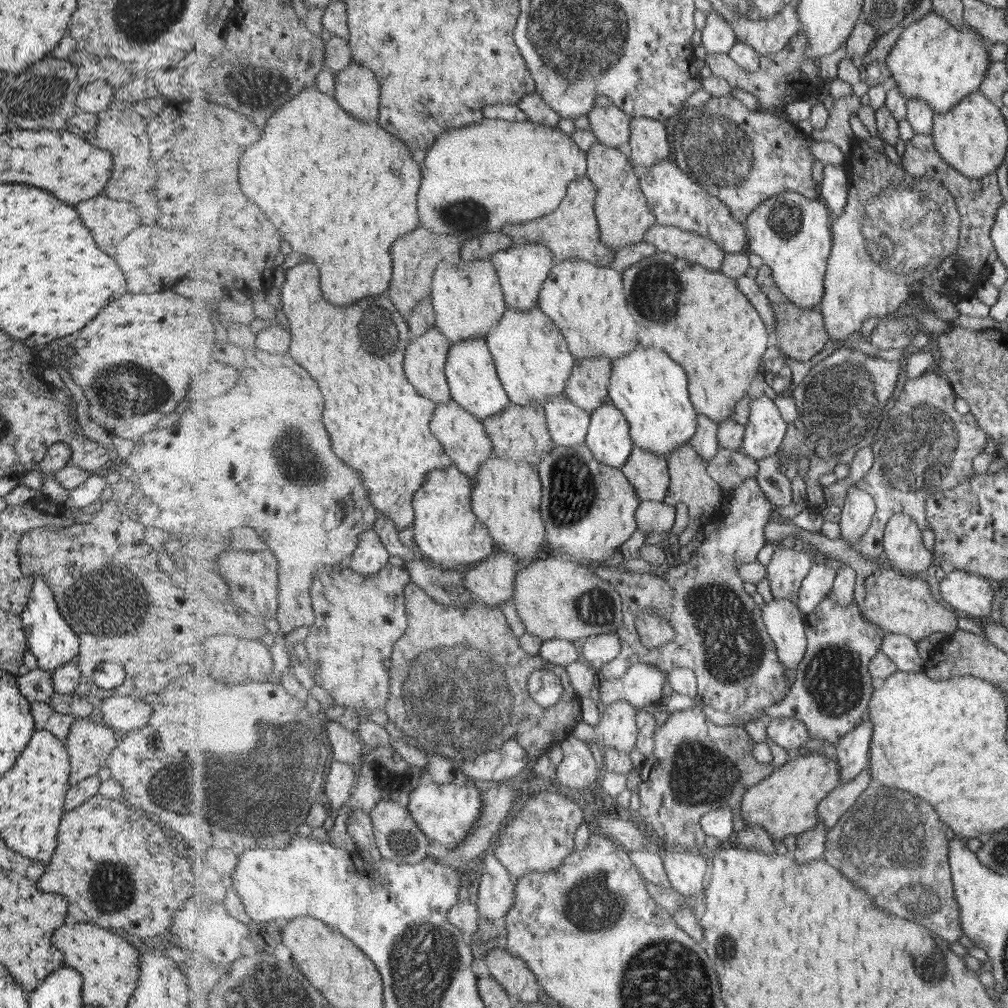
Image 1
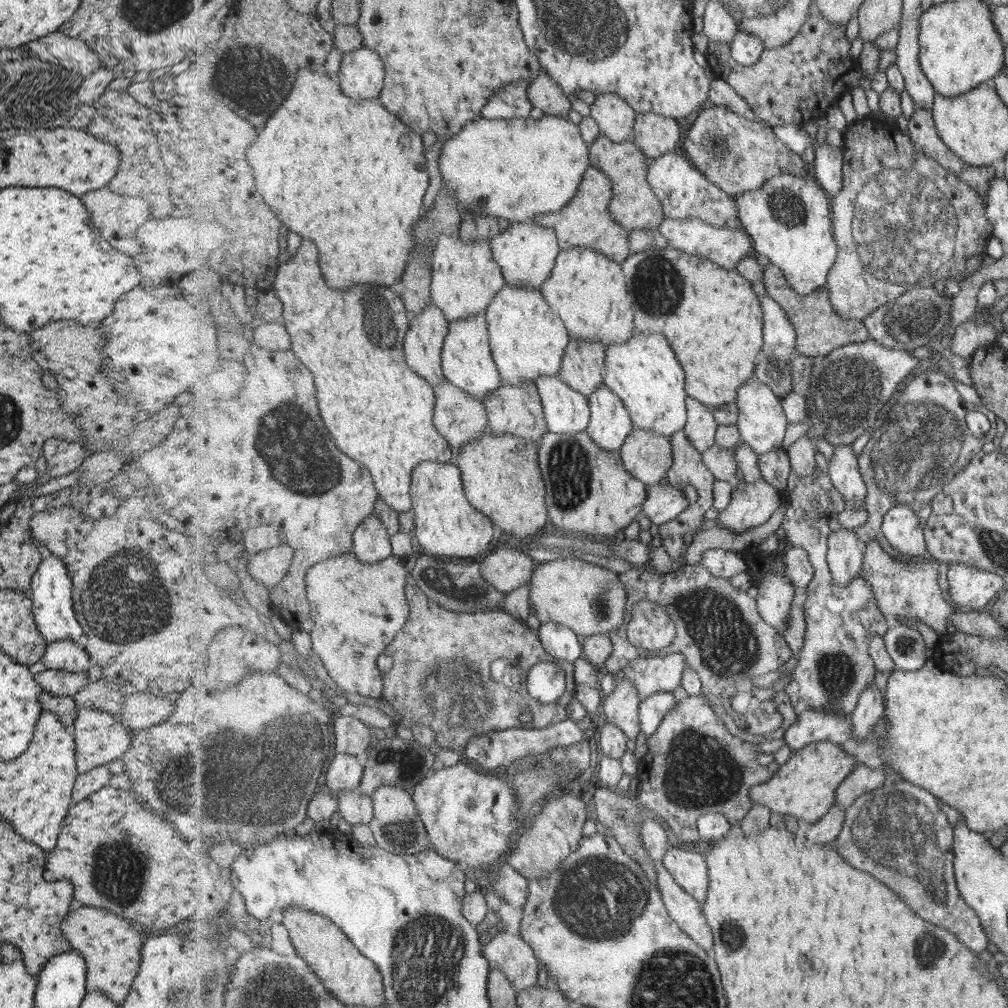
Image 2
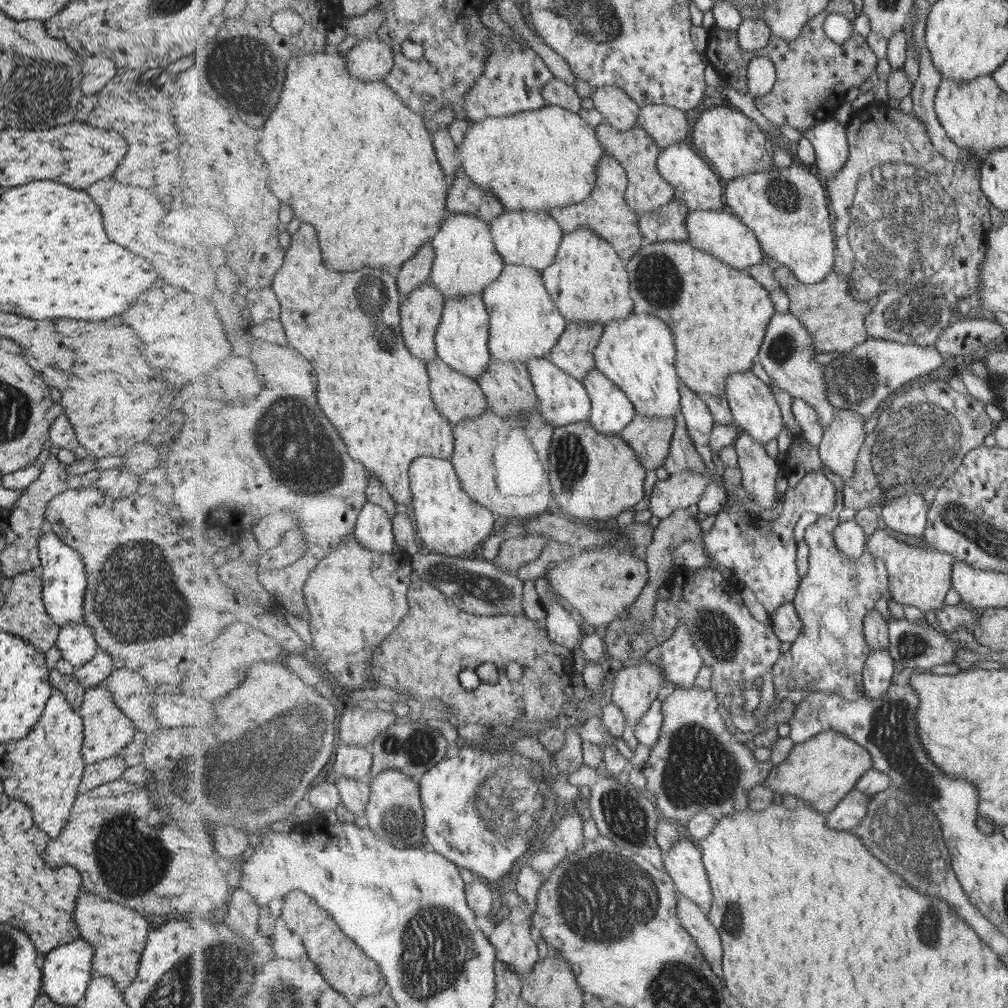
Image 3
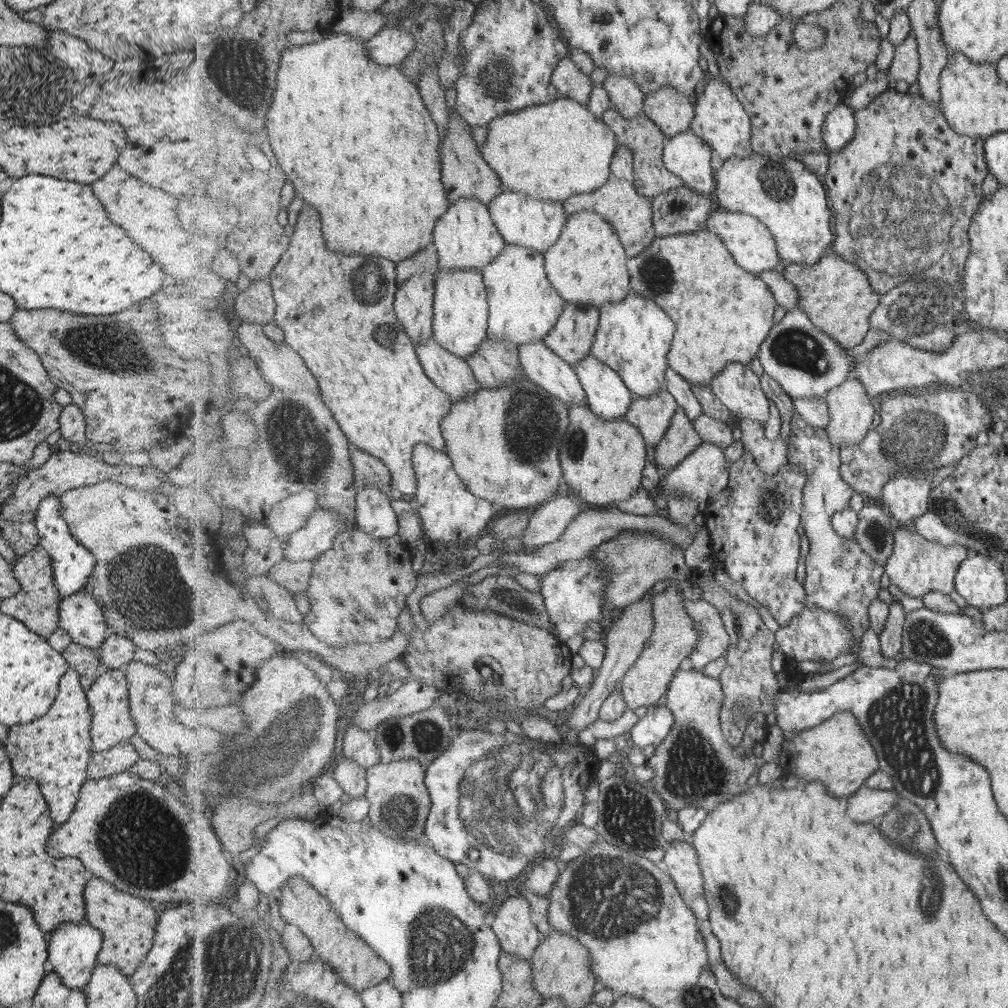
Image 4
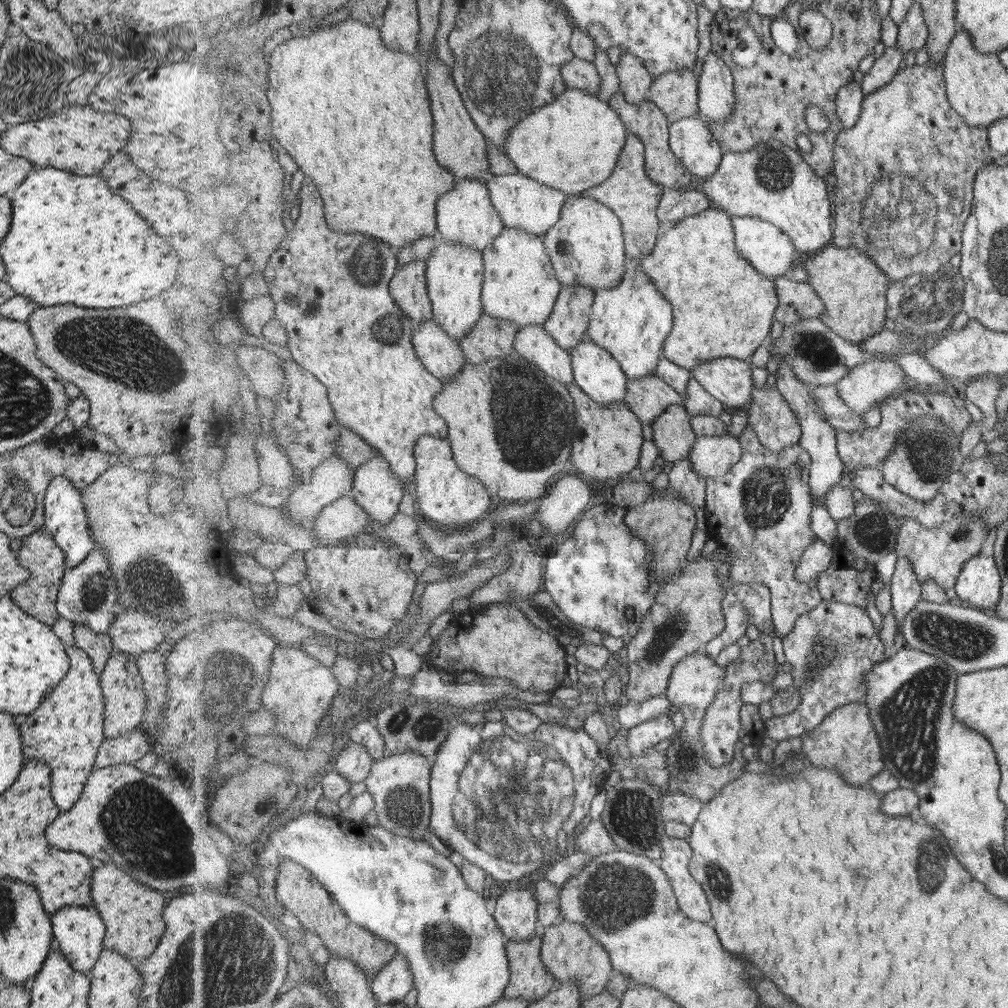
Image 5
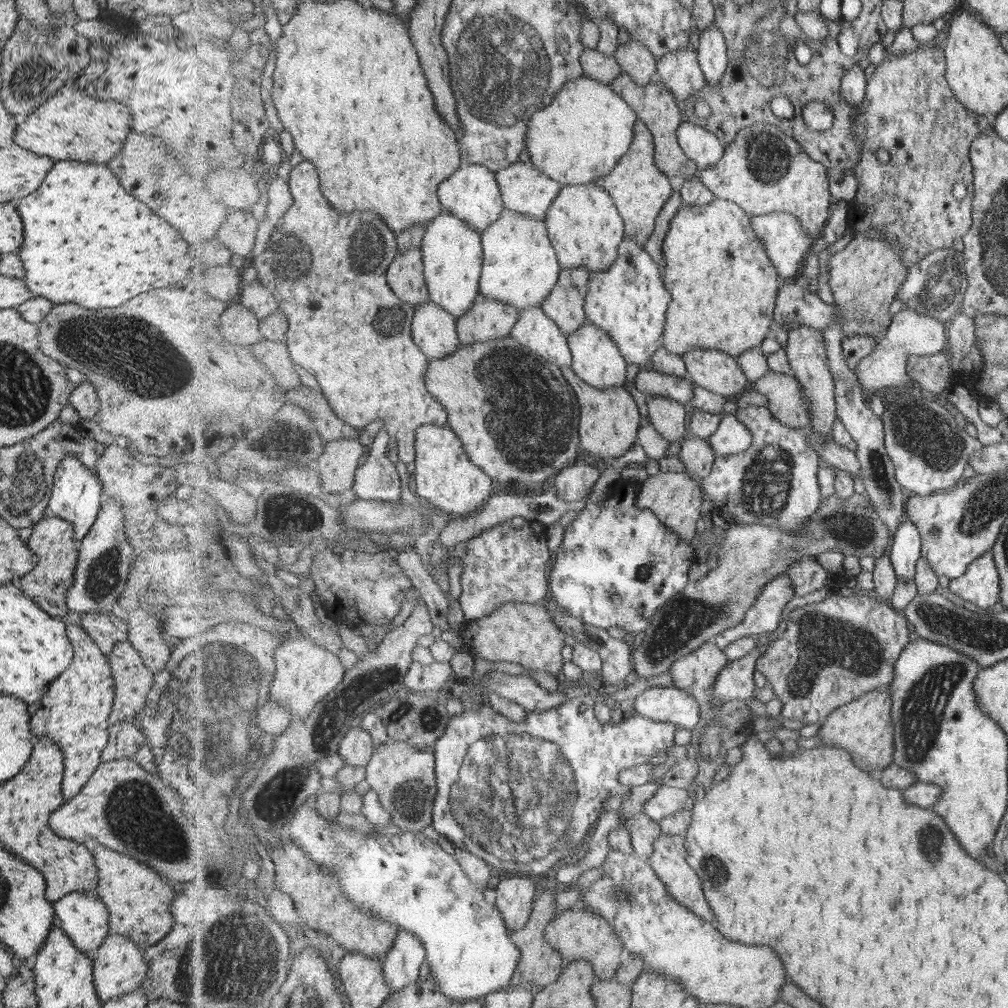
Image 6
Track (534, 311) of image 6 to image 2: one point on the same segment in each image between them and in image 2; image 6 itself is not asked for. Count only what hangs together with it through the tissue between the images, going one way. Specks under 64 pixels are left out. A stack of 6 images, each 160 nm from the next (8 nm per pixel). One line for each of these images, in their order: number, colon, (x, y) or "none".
2: (567, 411)
3: (564, 400)
4: (540, 363)
5: (533, 342)

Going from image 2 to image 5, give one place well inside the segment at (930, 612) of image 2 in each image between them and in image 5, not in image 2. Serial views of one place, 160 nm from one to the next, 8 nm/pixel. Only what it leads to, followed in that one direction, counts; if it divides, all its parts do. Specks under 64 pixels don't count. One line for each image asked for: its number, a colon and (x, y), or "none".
3: (920, 577)
4: (917, 566)
5: (940, 553)

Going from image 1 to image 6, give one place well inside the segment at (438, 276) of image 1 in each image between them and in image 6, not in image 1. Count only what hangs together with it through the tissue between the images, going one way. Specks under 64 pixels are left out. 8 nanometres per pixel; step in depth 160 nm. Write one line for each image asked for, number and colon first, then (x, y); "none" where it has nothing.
2: (466, 277)
3: (467, 261)
4: (466, 237)
5: (467, 214)
6: (472, 194)

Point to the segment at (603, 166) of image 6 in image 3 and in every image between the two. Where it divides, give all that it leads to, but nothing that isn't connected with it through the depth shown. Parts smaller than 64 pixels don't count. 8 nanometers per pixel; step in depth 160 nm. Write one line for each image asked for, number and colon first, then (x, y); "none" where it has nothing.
3: (535, 160)
4: (552, 151)
5: (573, 144)

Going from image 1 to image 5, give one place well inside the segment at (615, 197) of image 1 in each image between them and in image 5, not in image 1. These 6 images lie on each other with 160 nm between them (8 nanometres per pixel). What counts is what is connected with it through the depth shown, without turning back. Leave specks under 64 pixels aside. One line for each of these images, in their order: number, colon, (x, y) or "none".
2: (635, 205)
3: (636, 150)
4: (642, 134)
5: (646, 119)

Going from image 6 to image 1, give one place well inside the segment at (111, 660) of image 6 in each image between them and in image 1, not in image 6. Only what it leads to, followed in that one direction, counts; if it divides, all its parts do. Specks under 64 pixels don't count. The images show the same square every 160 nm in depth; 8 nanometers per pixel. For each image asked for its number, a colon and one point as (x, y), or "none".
1: (88, 742)
2: (99, 738)
3: (106, 730)
4: (111, 722)
5: (124, 703)

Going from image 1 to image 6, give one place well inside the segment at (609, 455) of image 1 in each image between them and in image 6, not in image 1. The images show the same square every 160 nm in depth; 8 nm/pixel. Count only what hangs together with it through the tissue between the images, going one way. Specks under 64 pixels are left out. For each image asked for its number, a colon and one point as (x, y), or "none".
2: (611, 422)
3: (612, 410)
4: (607, 394)
5: (596, 370)
6: (596, 357)

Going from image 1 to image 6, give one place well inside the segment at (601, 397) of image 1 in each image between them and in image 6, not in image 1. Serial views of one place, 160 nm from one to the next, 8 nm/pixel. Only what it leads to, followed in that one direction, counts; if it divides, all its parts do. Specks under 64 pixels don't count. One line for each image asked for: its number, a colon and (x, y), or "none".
2: (584, 363)
3: (575, 353)
4: (573, 336)
5: (569, 322)
6: (566, 306)

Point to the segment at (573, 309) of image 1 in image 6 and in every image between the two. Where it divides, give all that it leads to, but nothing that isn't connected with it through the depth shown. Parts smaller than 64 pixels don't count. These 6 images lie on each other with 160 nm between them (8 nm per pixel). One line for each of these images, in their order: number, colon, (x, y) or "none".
2: (586, 288)
3: (588, 279)
4: (588, 265)
5: (587, 246)
6: (585, 226)

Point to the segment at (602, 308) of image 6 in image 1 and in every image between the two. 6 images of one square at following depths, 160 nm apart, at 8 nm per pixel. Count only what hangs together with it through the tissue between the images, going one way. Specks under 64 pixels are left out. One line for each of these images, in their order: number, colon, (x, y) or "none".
1: (651, 389)
2: (644, 371)
3: (638, 353)
4: (635, 336)
5: (632, 321)

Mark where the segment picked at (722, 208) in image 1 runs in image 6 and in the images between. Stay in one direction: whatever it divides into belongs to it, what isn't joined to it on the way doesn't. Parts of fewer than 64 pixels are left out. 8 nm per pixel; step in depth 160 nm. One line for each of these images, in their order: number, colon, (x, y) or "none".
2: (685, 192)
3: (697, 185)
4: (690, 156)
5: (692, 141)
6: (704, 147)

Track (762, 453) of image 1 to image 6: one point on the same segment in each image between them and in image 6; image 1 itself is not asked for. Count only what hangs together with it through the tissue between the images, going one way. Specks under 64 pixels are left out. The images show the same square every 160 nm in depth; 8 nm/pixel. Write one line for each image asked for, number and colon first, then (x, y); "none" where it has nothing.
2: (762, 423)
3: (755, 410)
4: (741, 390)
5: (729, 379)
6: (720, 372)

